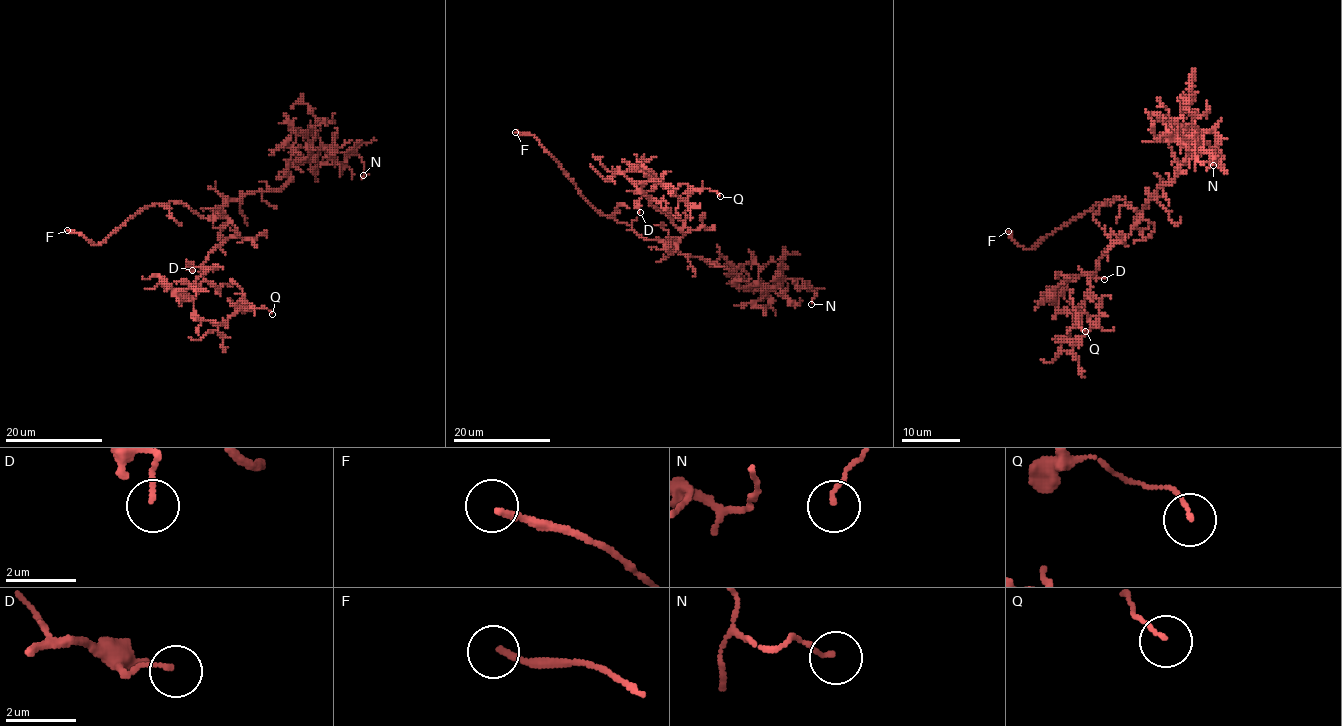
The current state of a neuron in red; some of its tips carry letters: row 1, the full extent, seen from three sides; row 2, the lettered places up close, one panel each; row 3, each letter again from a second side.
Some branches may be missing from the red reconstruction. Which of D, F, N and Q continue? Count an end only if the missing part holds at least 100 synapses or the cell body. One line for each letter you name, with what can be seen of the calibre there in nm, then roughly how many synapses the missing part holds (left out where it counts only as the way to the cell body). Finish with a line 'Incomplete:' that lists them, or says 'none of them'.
F: 170 nm
Incomplete: F

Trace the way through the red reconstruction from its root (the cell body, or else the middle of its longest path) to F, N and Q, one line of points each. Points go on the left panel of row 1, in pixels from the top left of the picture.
F: (227, 217), (201, 217), (184, 204), (169, 202), (143, 208), (98, 244), (67, 230)
N: (227, 217), (216, 213), (228, 202), (279, 189), (288, 181), (288, 167), (321, 148), (360, 155), (363, 175)
Q: (227, 217), (236, 232), (201, 266), (204, 281), (194, 312), (222, 323), (243, 299), (272, 314)

